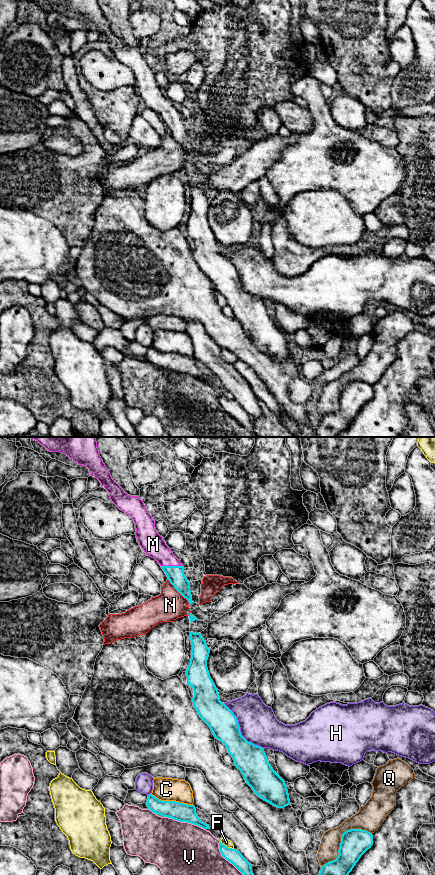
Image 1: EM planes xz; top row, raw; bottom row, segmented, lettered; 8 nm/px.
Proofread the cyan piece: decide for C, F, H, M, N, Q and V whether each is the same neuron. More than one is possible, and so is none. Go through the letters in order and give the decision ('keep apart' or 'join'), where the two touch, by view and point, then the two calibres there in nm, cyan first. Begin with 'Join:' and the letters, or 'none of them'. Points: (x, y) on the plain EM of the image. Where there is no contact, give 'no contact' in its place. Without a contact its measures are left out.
Join: M
C: keep apart; meets cyan in xz at (172, 353); 150 nm thick on the cyan side, 190 nm on the other
F: keep apart; meets cyan in xz at (226, 398); 110 nm thick on the cyan side, 60 nm on the other
H: keep apart; meets cyan in xz at (239, 281); 240 nm thick on the cyan side, 300 nm on the other
M: join; meets cyan in xz at (171, 118); 140 nm thick on the cyan side, 180 nm on the other
N: keep apart; meets cyan in xz at (179, 144); 140 nm thick on the cyan side, 240 nm on the other
Q: keep apart; meets cyan in xz at (341, 391); 220 nm thick on the cyan side, 170 nm on the other
V: keep apart; meets cyan in xz at (231, 414); 110 nm thick on the cyan side, 480 nm on the other

